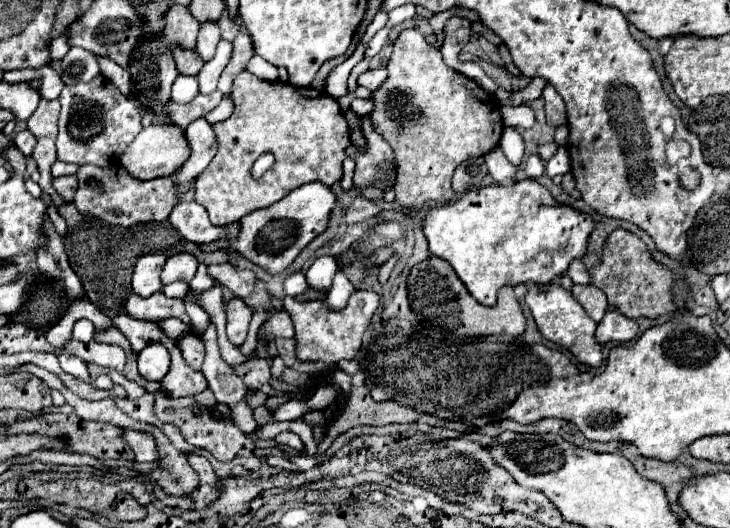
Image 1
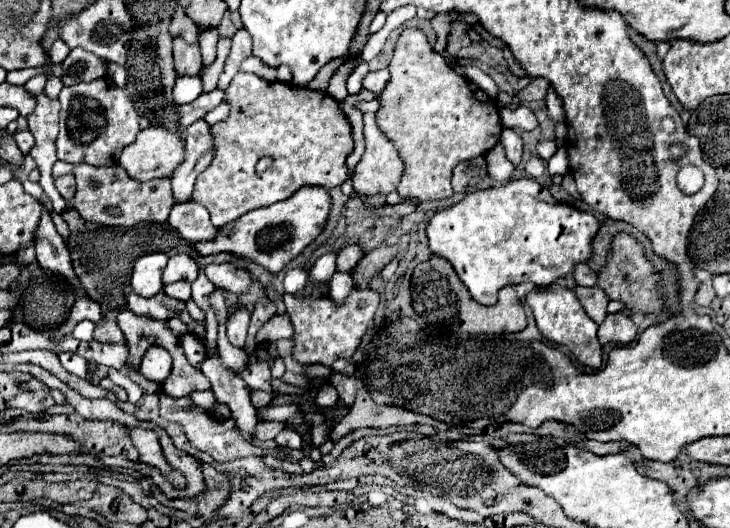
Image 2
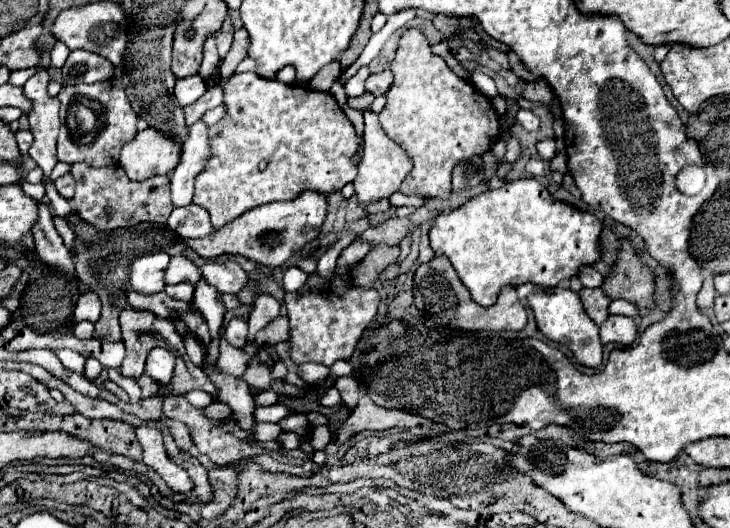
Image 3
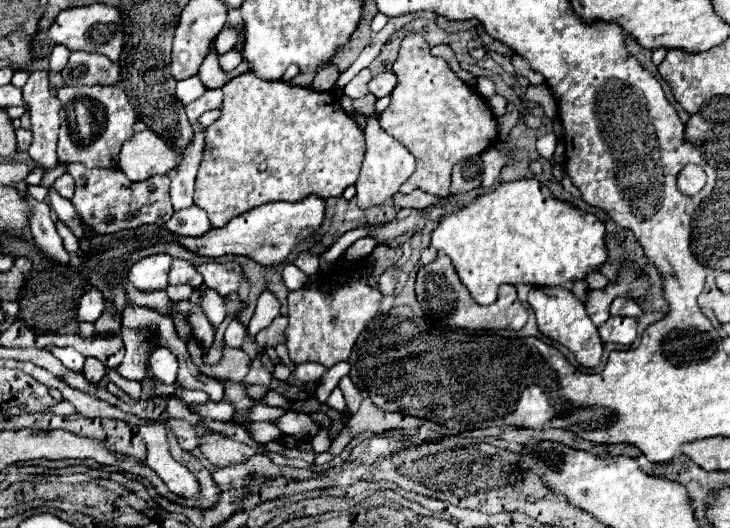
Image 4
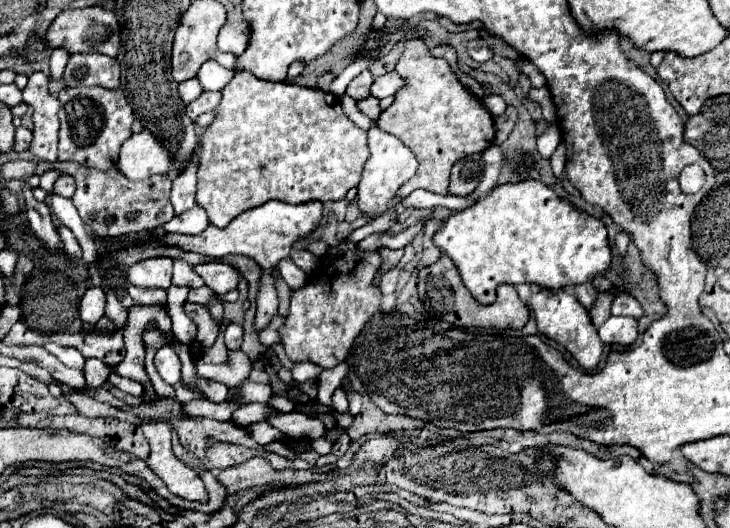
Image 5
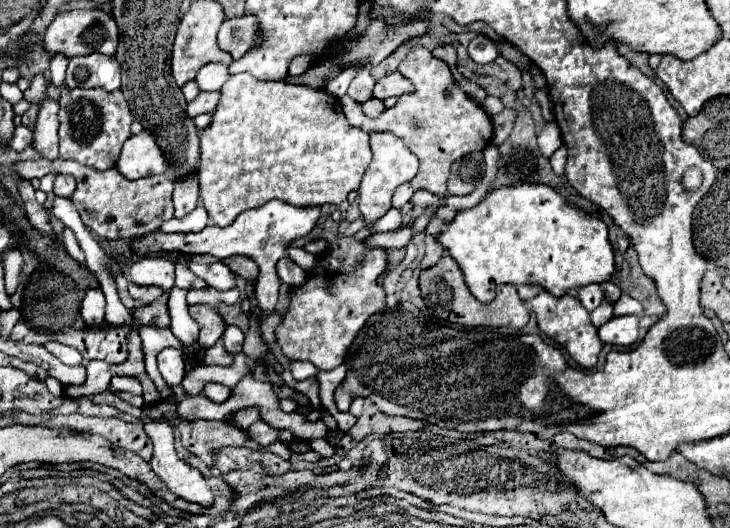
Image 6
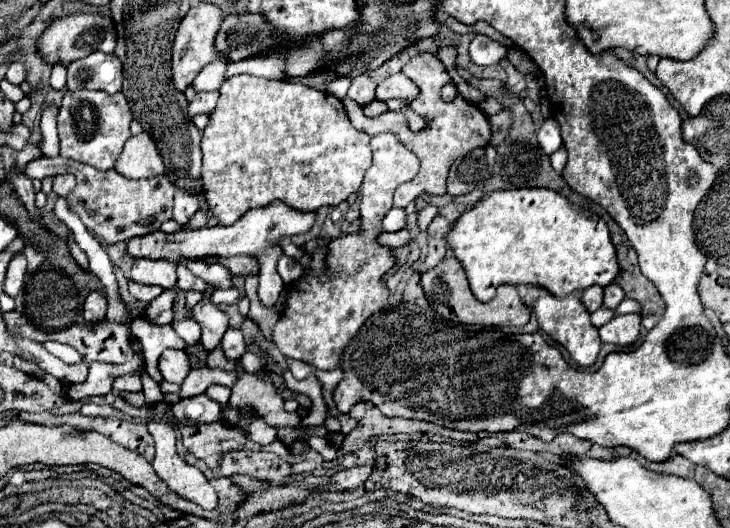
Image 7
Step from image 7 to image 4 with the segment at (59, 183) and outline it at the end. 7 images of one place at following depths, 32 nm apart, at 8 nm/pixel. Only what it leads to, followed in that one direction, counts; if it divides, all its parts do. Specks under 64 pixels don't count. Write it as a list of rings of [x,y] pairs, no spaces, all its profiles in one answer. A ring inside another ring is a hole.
[[[62,174],[62,176],[54,182],[52,188],[54,188],[60,196],[64,196],[64,198],[72,198],[72,196],[74,196],[74,178],[68,176],[68,174]]]

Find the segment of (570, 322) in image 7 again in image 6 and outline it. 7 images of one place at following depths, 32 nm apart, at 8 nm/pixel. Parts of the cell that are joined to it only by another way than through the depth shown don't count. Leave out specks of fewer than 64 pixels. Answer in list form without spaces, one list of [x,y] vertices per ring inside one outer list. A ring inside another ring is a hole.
[[[548,292],[538,294],[530,300],[530,308],[538,318],[538,328],[558,344],[562,344],[570,356],[582,366],[582,368],[594,368],[598,362],[598,354],[602,350],[602,342],[598,340],[598,330],[590,322],[588,310],[580,304],[580,300],[572,294],[566,294],[562,298],[556,298]]]

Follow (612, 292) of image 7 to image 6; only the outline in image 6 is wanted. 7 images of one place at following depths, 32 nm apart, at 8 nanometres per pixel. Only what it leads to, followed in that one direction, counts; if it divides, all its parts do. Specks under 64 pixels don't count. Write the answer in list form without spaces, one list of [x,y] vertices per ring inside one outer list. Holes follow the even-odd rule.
[[[604,282],[602,290],[604,290],[606,302],[610,302],[610,304],[616,304],[616,300],[620,300],[620,296],[622,296],[622,290],[614,282]]]

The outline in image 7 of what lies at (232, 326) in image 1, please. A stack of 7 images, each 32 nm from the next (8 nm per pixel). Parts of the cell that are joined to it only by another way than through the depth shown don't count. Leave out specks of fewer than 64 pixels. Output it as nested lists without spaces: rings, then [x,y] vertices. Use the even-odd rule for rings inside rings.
[[[228,328],[228,332],[224,334],[224,340],[222,340],[222,350],[224,350],[228,360],[236,362],[246,350],[246,342],[244,342],[242,332],[234,330],[234,328]]]

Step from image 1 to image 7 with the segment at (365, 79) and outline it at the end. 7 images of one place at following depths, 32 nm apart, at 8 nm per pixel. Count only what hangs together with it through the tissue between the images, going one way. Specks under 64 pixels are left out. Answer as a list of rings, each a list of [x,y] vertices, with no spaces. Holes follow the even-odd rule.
[[[402,72],[386,78],[376,88],[376,98],[382,100],[382,102],[388,102],[390,98],[398,98],[398,100],[404,100],[404,102],[412,102],[418,94],[420,94],[418,86],[408,76],[404,76]]]

